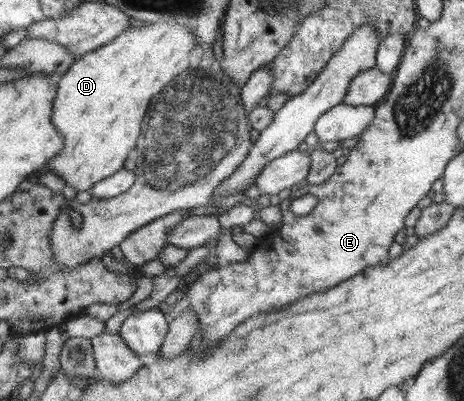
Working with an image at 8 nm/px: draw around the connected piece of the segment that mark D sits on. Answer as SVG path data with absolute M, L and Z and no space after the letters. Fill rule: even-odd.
M181 21L154 22L143 27L131 27L105 47L78 57L60 81L55 104L55 125L67 136L66 150L49 164L68 186L77 190L93 190L101 181L125 168L133 150L143 137L143 124L154 99L191 68L191 52L199 46L195 33Z

